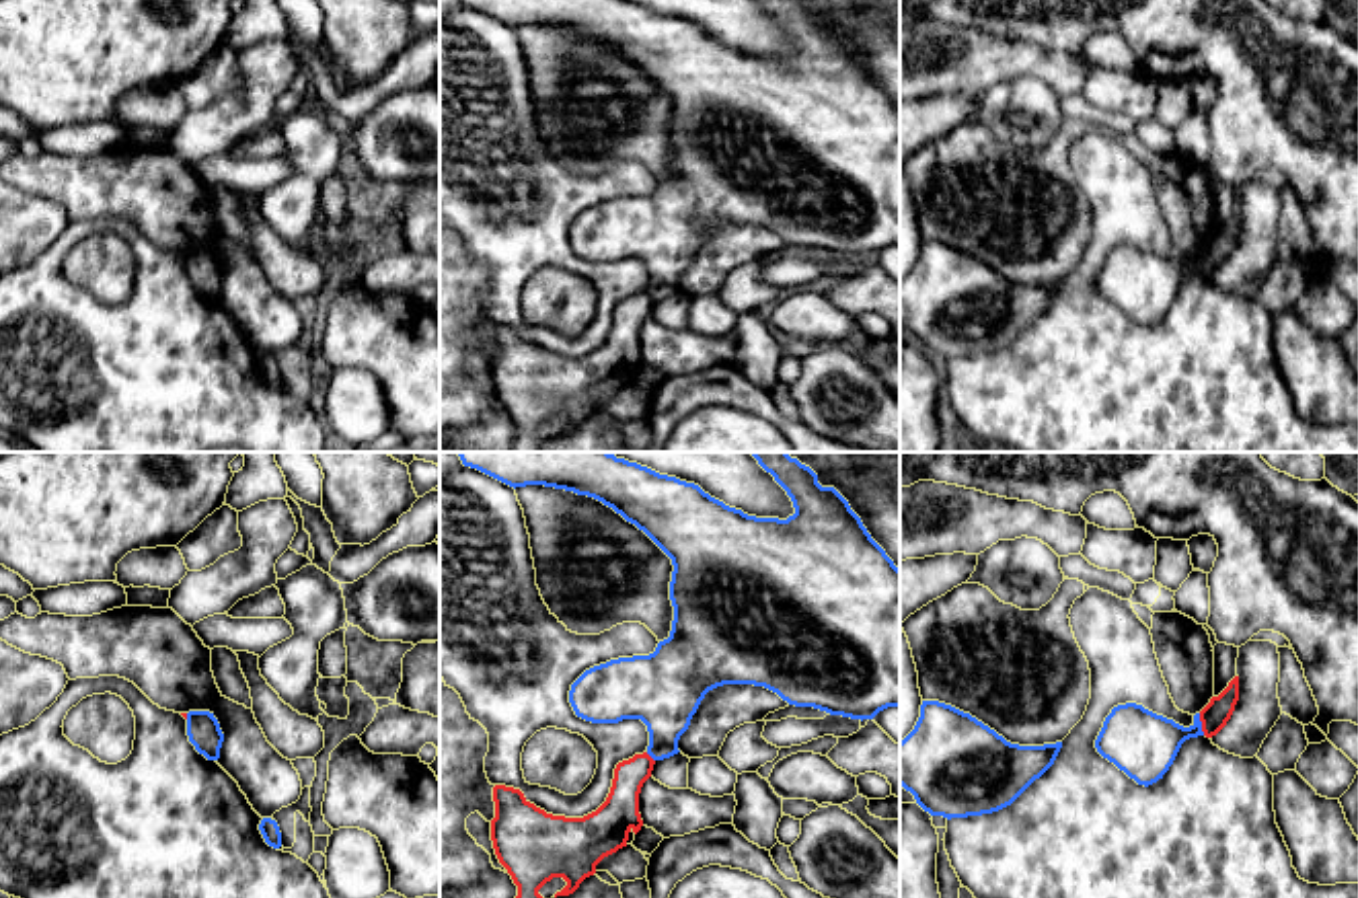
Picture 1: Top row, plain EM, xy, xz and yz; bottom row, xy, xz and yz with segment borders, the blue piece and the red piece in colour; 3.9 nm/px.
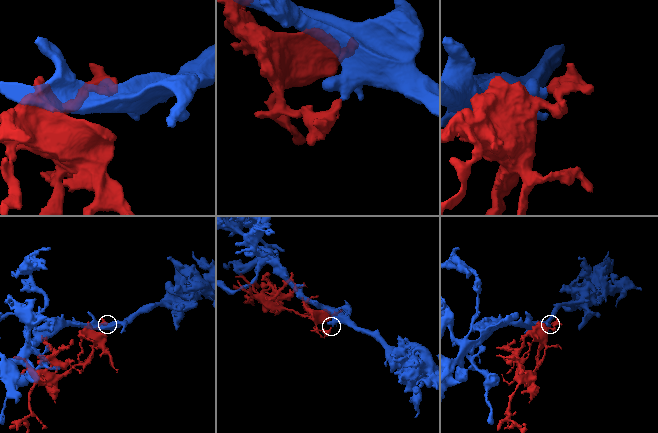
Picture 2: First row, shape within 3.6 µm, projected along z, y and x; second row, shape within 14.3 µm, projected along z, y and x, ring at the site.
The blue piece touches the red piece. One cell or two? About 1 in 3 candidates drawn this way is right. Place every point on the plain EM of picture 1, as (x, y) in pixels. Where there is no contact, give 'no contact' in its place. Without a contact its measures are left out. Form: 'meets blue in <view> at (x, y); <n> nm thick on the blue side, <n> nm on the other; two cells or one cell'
meets blue in yz at (1200, 264); 260 nm thick on the blue side, 110 nm on the other; two cells

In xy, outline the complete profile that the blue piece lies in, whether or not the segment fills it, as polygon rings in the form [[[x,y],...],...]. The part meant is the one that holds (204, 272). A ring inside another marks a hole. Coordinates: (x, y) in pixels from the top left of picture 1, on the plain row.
[[[189,251],[187,253],[187,275],[199,294],[208,300],[220,298],[220,288],[224,273],[218,259],[210,251]]]

